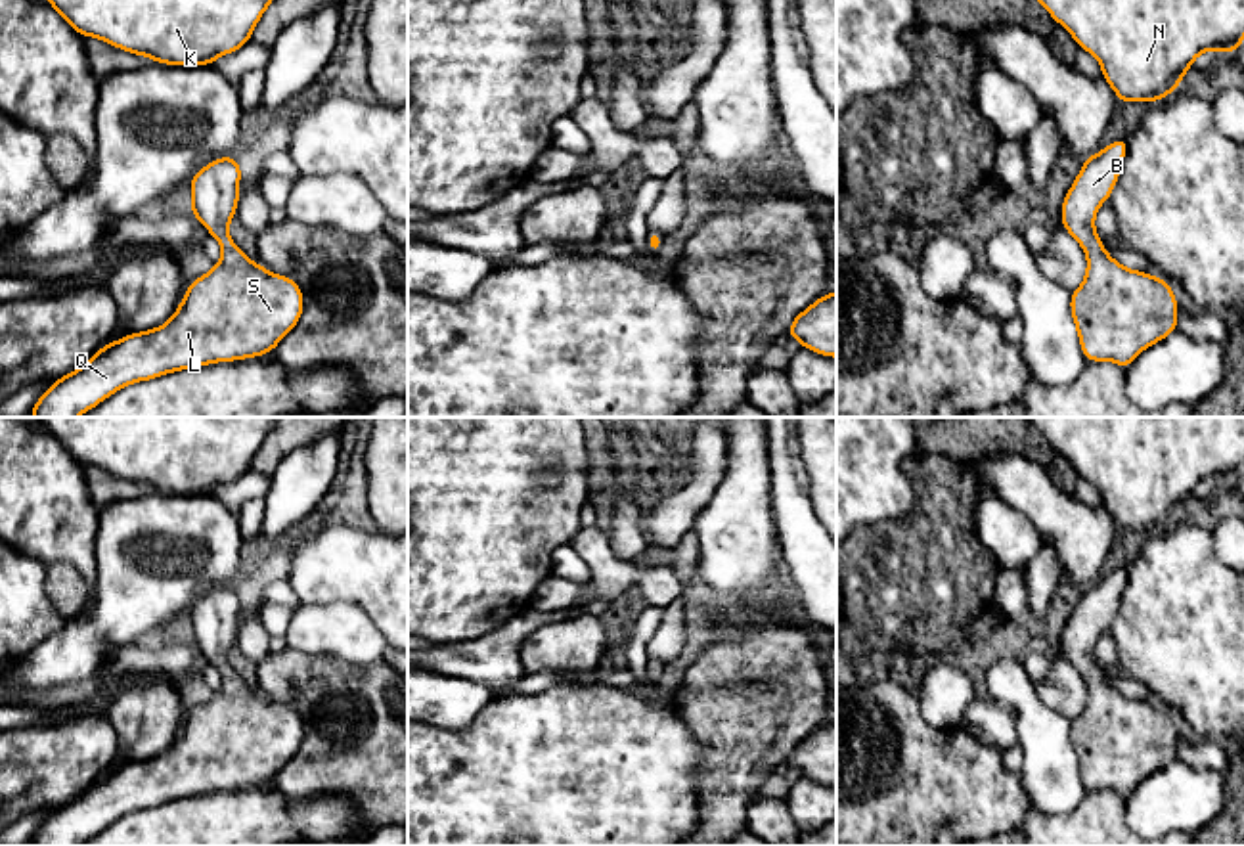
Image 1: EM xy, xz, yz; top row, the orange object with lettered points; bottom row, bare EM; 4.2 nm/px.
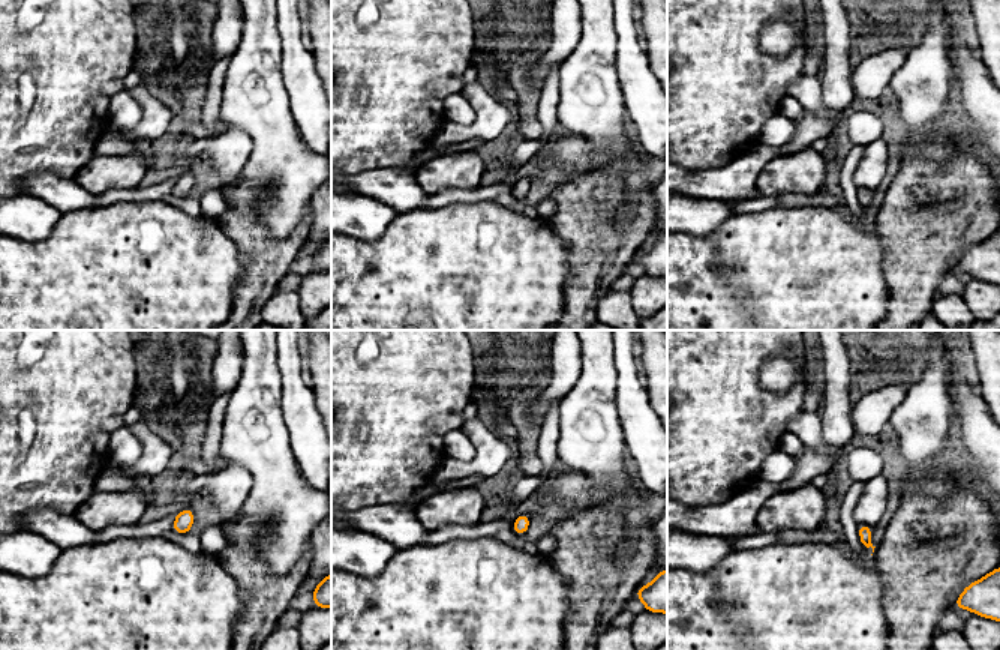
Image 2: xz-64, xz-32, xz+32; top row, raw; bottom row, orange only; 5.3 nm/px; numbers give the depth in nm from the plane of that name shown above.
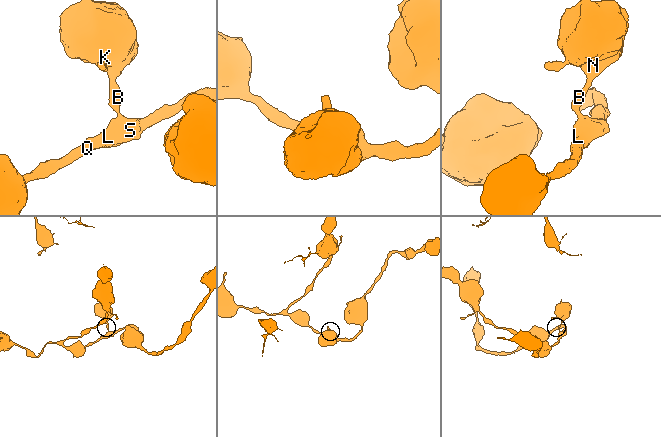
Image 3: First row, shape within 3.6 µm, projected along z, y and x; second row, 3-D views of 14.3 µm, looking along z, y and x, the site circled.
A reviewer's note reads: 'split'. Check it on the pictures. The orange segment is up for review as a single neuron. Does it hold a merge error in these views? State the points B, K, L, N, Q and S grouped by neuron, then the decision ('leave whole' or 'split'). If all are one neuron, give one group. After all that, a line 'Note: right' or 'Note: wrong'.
B K L N Q S; leave whole
Note: wrong

